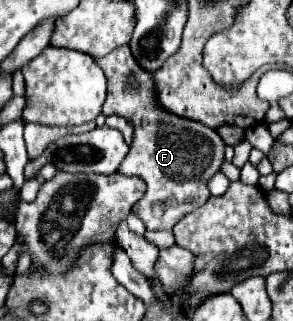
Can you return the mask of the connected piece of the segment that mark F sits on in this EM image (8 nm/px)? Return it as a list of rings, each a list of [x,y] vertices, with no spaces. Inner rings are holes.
[[[121,46],[103,58],[95,58],[107,78],[107,100],[103,114],[117,114],[135,126],[133,144],[119,172],[127,176],[139,176],[147,184],[145,196],[133,206],[133,212],[145,222],[147,230],[171,230],[177,220],[203,206],[209,198],[207,180],[219,172],[225,156],[225,142],[217,130],[181,116],[173,116],[157,104],[153,88],[153,74],[141,68],[129,46]]]

